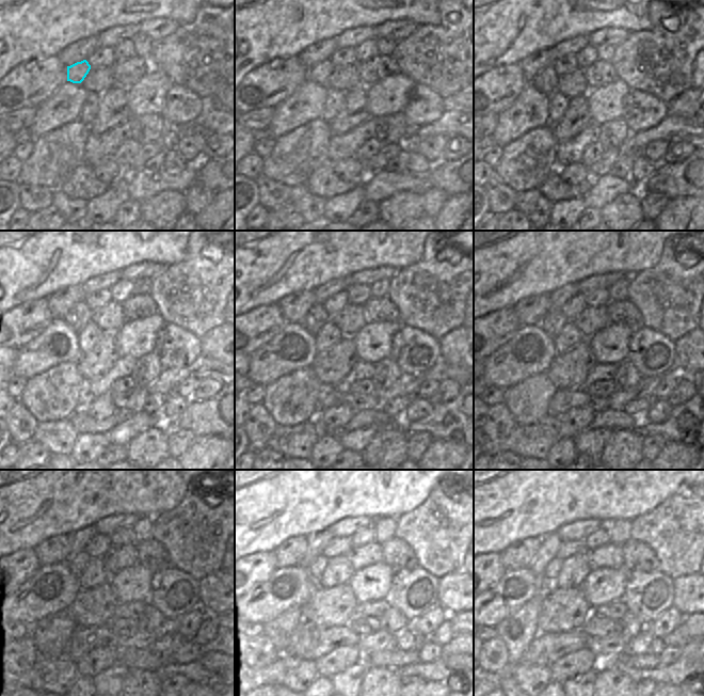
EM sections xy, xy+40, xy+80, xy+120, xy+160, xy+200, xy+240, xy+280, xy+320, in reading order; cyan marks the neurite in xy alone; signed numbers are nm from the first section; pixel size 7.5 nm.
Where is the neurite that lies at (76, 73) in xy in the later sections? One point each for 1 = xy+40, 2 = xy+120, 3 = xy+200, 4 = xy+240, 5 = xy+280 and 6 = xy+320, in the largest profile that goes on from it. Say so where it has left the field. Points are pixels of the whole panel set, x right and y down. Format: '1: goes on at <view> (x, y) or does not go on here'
1: goes on at xy+40 (319, 73)
2: goes on at xy+120 (79, 316)
3: goes on at xy+200 (554, 321)
4: goes on at xy+240 (77, 564)
5: goes on at xy+280 (318, 565)
6: goes on at xy+320 (554, 568)

